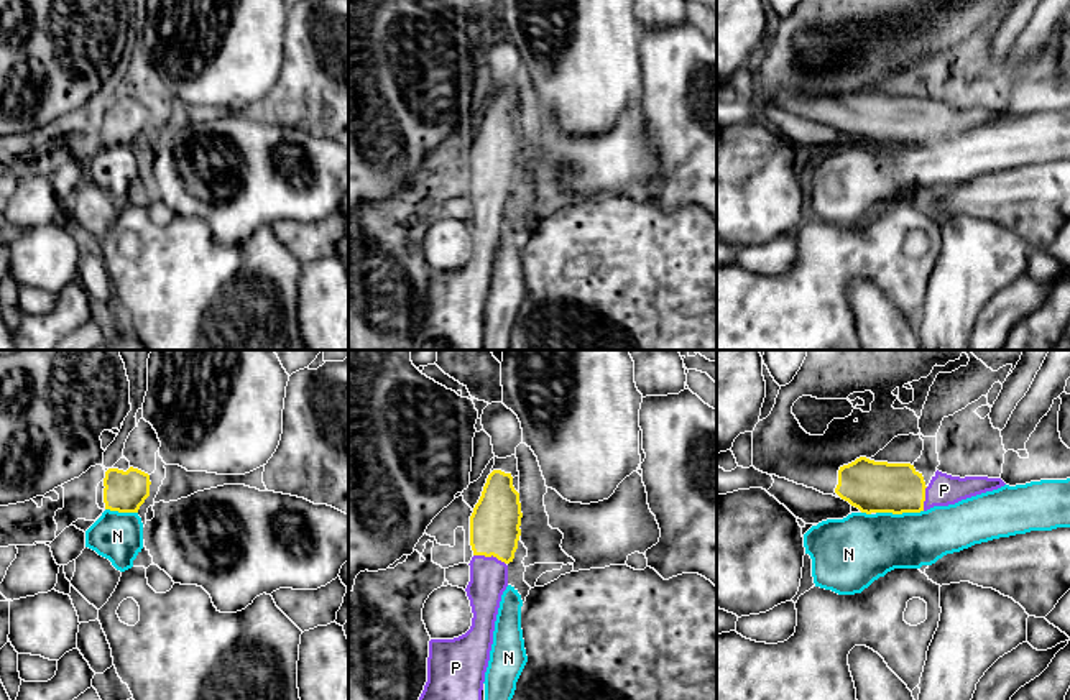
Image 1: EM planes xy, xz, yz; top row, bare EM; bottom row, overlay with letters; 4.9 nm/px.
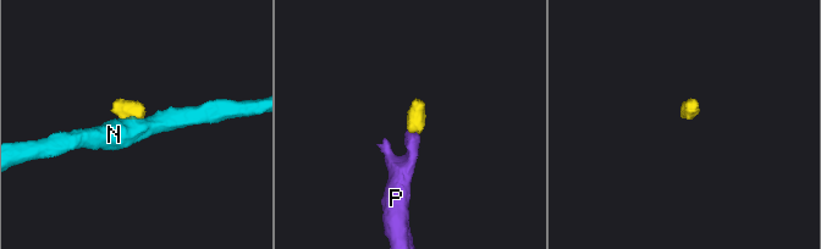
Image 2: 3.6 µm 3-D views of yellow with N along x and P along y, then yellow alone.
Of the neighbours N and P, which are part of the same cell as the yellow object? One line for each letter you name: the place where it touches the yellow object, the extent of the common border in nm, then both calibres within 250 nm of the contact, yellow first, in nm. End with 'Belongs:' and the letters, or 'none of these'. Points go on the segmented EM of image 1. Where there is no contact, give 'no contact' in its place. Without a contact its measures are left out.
P: xz (490, 556) | 170 nm | 240/190 nm
Belongs: P

